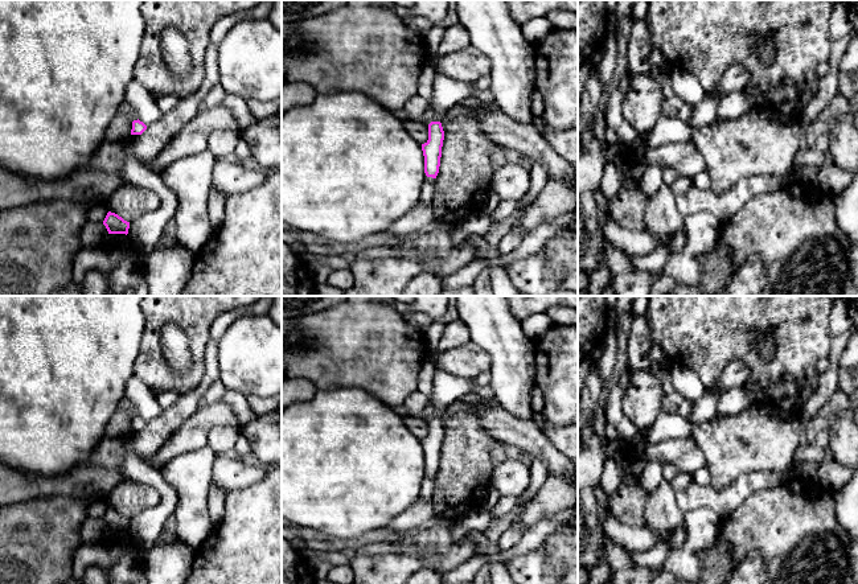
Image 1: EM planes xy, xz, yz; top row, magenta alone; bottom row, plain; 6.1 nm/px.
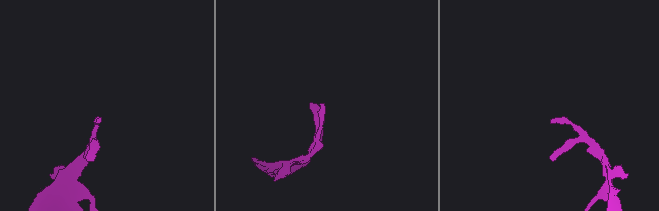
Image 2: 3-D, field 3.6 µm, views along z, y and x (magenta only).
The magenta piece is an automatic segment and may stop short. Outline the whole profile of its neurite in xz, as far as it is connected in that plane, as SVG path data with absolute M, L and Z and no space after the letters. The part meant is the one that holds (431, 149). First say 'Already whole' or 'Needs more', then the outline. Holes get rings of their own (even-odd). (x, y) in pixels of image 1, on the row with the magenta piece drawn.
Needs more. M436 71L432 89L434 120L428 124L428 140L422 144L422 151L426 176L436 178L444 140L444 131L440 120L449 108L473 96L476 87L472 82L459 82Z

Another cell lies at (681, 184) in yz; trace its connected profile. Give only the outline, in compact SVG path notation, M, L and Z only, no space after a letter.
M678 176L674 182L670 185L674 196L686 193L693 186L693 178Z

